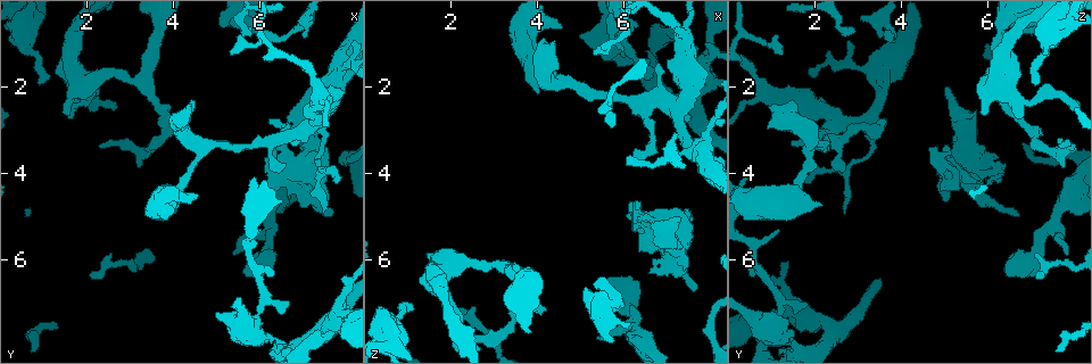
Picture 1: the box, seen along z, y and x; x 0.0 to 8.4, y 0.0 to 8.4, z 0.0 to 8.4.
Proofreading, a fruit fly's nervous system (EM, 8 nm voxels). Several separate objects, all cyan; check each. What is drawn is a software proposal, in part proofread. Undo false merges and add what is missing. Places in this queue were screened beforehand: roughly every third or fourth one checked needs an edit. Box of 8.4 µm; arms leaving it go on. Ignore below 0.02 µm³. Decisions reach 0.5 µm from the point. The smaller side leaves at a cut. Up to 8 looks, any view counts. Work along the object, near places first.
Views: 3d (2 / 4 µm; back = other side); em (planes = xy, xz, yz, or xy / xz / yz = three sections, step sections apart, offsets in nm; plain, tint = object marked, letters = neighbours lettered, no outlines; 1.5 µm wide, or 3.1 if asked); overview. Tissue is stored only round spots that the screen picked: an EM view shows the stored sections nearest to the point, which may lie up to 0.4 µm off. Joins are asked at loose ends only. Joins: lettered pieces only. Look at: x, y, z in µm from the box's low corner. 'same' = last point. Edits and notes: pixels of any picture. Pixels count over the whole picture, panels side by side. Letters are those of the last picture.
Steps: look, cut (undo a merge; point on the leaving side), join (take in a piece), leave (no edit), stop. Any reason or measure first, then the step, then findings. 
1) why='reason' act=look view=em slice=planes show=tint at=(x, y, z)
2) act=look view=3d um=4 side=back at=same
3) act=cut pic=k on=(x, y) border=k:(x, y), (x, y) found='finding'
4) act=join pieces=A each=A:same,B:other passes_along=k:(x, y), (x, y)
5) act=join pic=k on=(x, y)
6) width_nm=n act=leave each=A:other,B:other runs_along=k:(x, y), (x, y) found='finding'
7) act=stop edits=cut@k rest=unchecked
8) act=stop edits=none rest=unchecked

why='an open end' act=look view=em slice=yz step=4 show=plain at=(5.40, 5.90, 7.80)

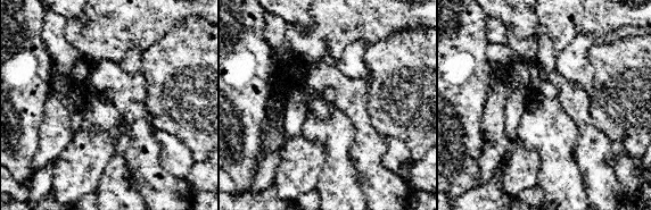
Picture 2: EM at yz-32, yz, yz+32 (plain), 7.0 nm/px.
act=look view=em slice=yz step=4 show=letters at=same

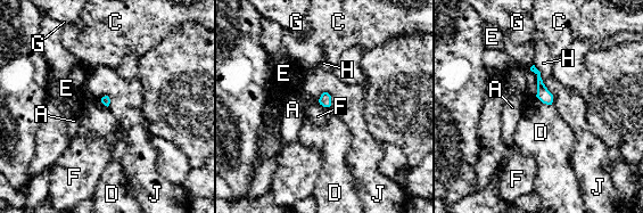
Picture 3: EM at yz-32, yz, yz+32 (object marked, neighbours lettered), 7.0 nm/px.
longest_contact=J:240nm act=leave each=A:other,C:other,D:other,E:other,F:other,G:other,H:other,J:other found='no lettered piece goes on from it'

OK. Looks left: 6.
why='free end' act=look view=3d um=2 at=(7.65, 5.05, 6.75)

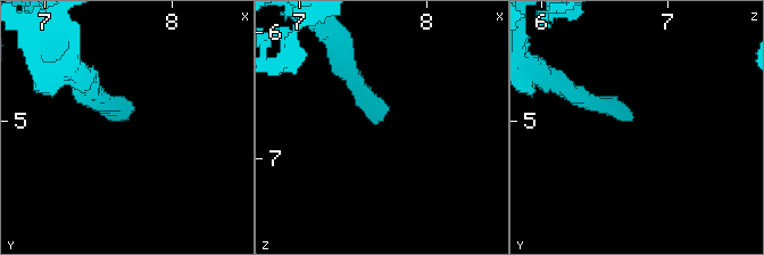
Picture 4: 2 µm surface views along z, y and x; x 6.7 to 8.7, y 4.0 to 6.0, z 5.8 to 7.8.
act=look view=em slice=planes show=letters at=(7.60, 5.00, 6.68)

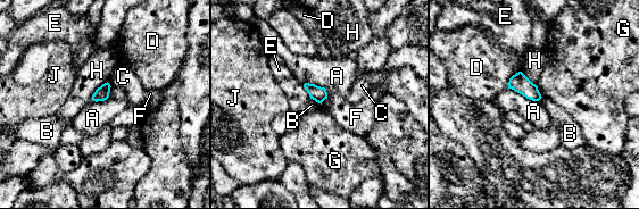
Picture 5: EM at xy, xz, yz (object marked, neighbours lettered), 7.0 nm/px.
act=leave each=A:other,B:other,C:other,D:other,E:other,F:other,G:other,H:other,J:other border=5:(303, 84), (323, 86), (328, 97) found='none of them fits'

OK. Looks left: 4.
why='free end' act=look view=3d um=4 at=(5.95, 0.80, 6.95)

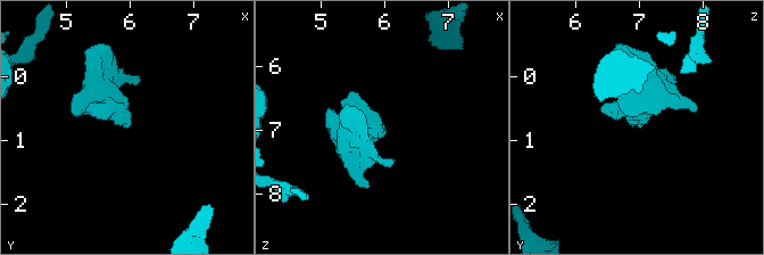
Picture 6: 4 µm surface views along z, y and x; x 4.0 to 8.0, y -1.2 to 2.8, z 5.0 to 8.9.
act=look view=em slice=planes show=letters at=(6.00, 0.80, 6.95)

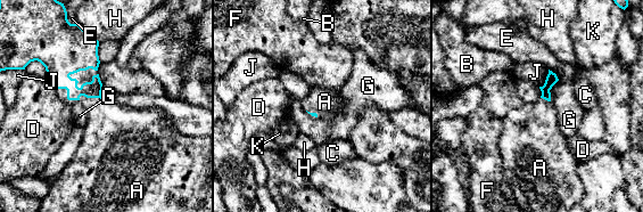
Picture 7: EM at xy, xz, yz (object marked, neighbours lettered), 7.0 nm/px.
act=join pieces=A each=A:same,B:other,C:other,D:other,E:other,F:other,G:other,H:other,J:other,K:other passes_along=7:(551, 79), (545, 99), (532, 131) found='the neuron continues'

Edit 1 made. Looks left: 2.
act=stop edits=join@7 rest=unchecked

